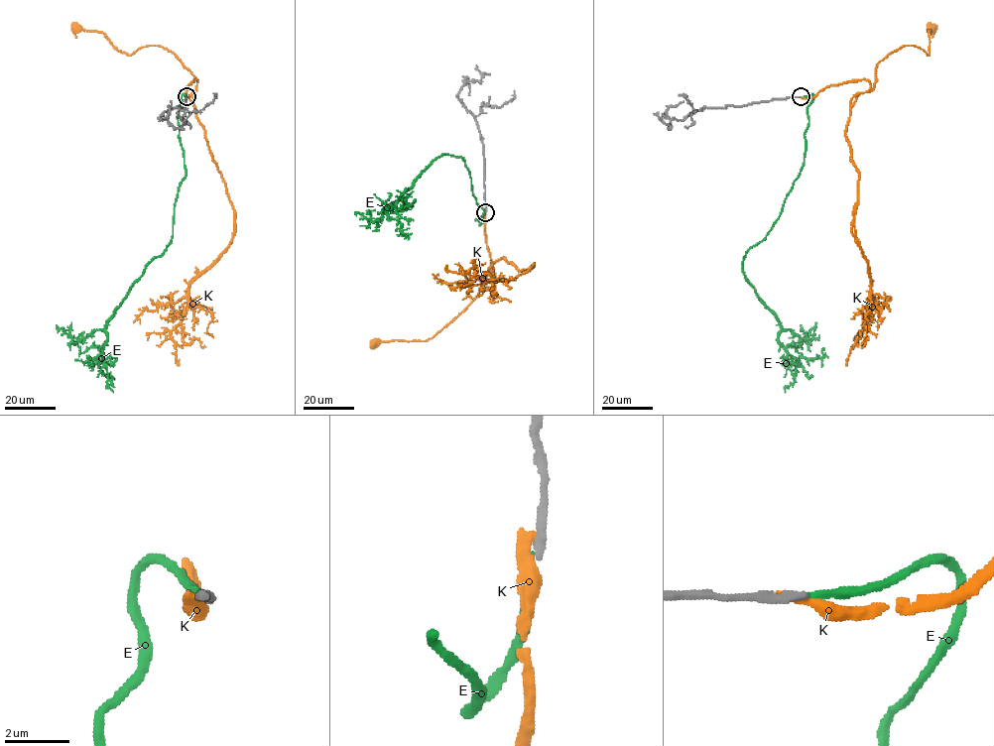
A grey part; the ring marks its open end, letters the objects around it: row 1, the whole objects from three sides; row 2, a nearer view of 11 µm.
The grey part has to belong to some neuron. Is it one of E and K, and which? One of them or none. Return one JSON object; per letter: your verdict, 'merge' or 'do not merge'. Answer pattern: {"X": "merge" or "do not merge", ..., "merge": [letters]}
{"E": "merge", "K": "do not merge", "merge": ["E"]}

